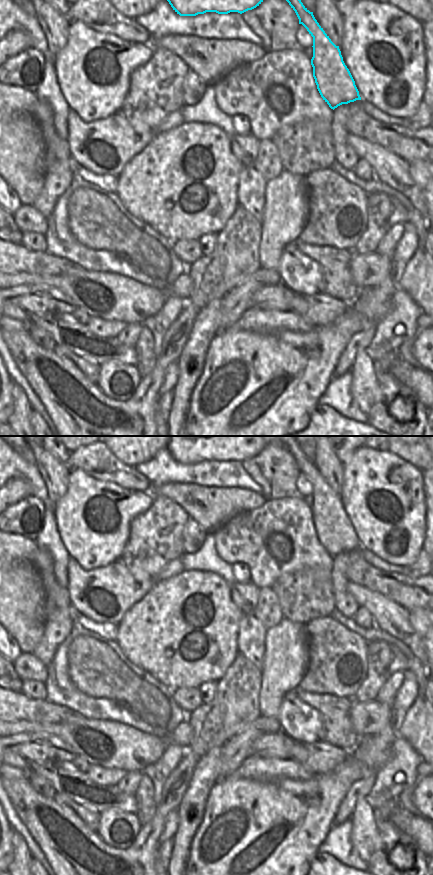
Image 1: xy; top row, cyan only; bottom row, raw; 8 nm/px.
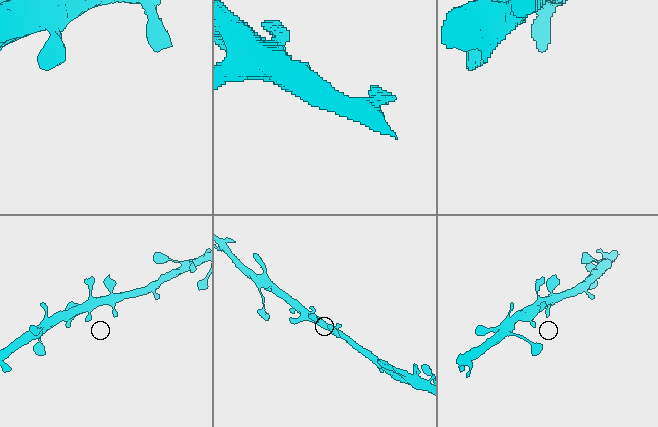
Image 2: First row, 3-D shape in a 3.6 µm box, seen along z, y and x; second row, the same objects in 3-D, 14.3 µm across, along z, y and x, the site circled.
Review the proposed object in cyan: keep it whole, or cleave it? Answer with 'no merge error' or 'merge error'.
no merge error

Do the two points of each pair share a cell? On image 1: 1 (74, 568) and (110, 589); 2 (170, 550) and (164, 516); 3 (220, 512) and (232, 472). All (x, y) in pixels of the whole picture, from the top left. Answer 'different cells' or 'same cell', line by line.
1: same cell
2: same cell
3: different cells

